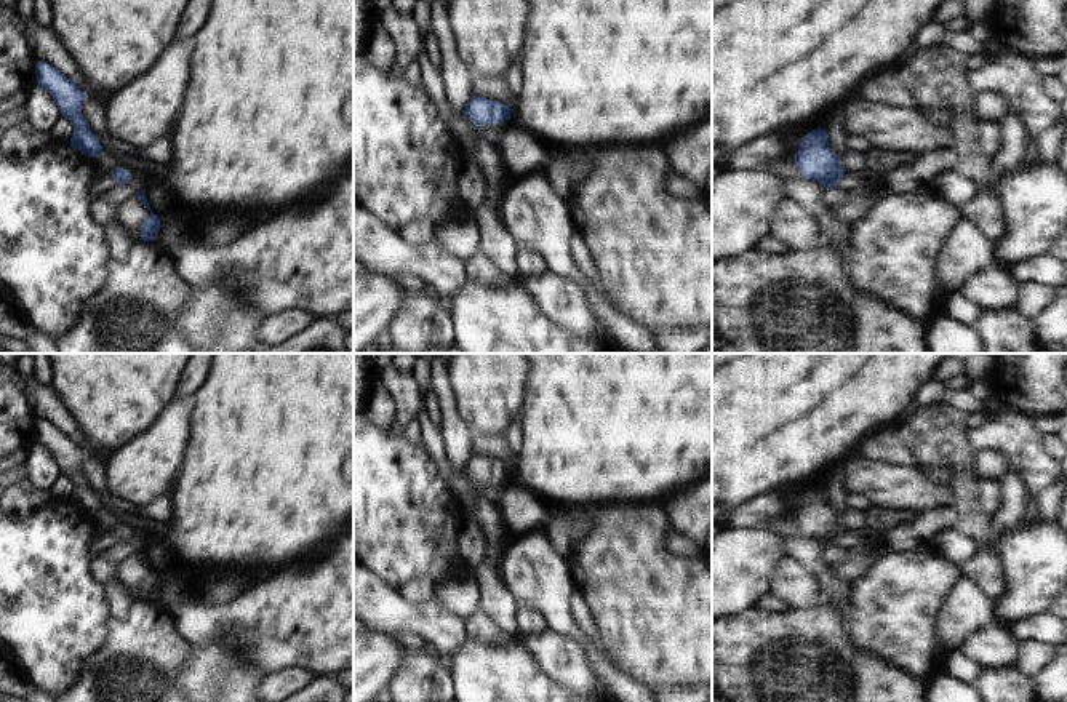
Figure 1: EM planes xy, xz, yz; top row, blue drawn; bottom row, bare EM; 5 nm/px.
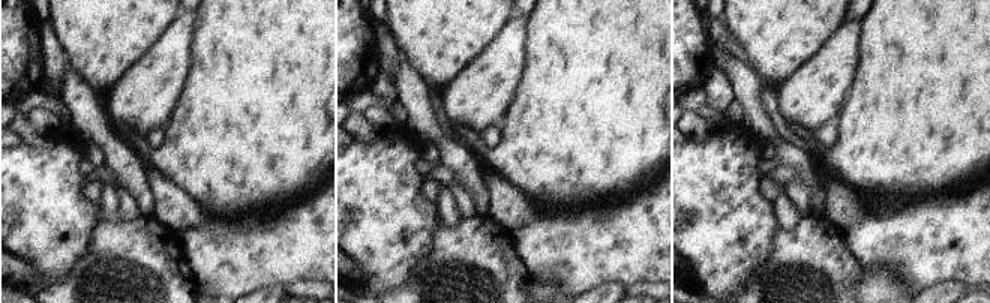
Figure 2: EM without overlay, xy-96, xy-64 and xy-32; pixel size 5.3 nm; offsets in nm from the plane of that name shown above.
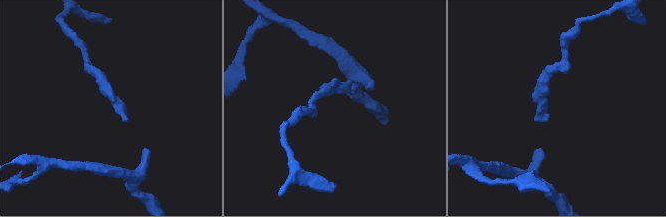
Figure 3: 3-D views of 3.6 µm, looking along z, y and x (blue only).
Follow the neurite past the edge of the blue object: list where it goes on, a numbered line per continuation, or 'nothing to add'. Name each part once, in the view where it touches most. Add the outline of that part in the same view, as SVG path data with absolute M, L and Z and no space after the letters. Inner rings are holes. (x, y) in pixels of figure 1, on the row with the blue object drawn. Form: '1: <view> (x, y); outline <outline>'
nothing to add

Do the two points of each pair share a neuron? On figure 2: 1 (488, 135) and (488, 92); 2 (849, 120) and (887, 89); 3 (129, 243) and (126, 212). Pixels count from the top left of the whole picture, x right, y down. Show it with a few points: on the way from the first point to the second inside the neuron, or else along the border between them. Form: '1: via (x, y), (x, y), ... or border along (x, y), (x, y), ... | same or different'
1: border along (498, 123), (488, 125), (479, 134) | different
2: via (858, 117), (878, 98) | same
3: border along (138, 216), (120, 222) | different

